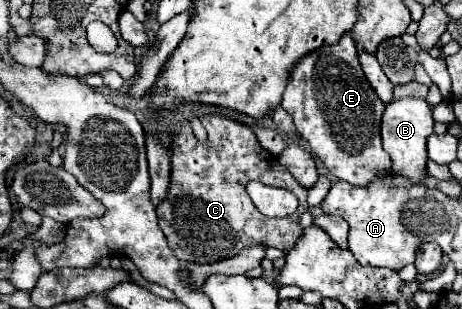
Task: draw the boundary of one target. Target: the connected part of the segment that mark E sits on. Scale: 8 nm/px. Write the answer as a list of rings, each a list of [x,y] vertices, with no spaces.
[[[345,34],[335,46],[323,46],[311,52],[295,66],[289,86],[285,88],[281,106],[291,114],[299,134],[309,142],[311,150],[323,160],[325,168],[337,180],[349,182],[353,186],[369,186],[379,176],[385,176],[391,172],[391,158],[389,154],[385,154],[381,146],[381,136],[379,136],[379,124],[381,124],[381,114],[385,110],[385,104],[373,94],[373,88],[369,86],[361,70],[357,48],[351,34]]]

